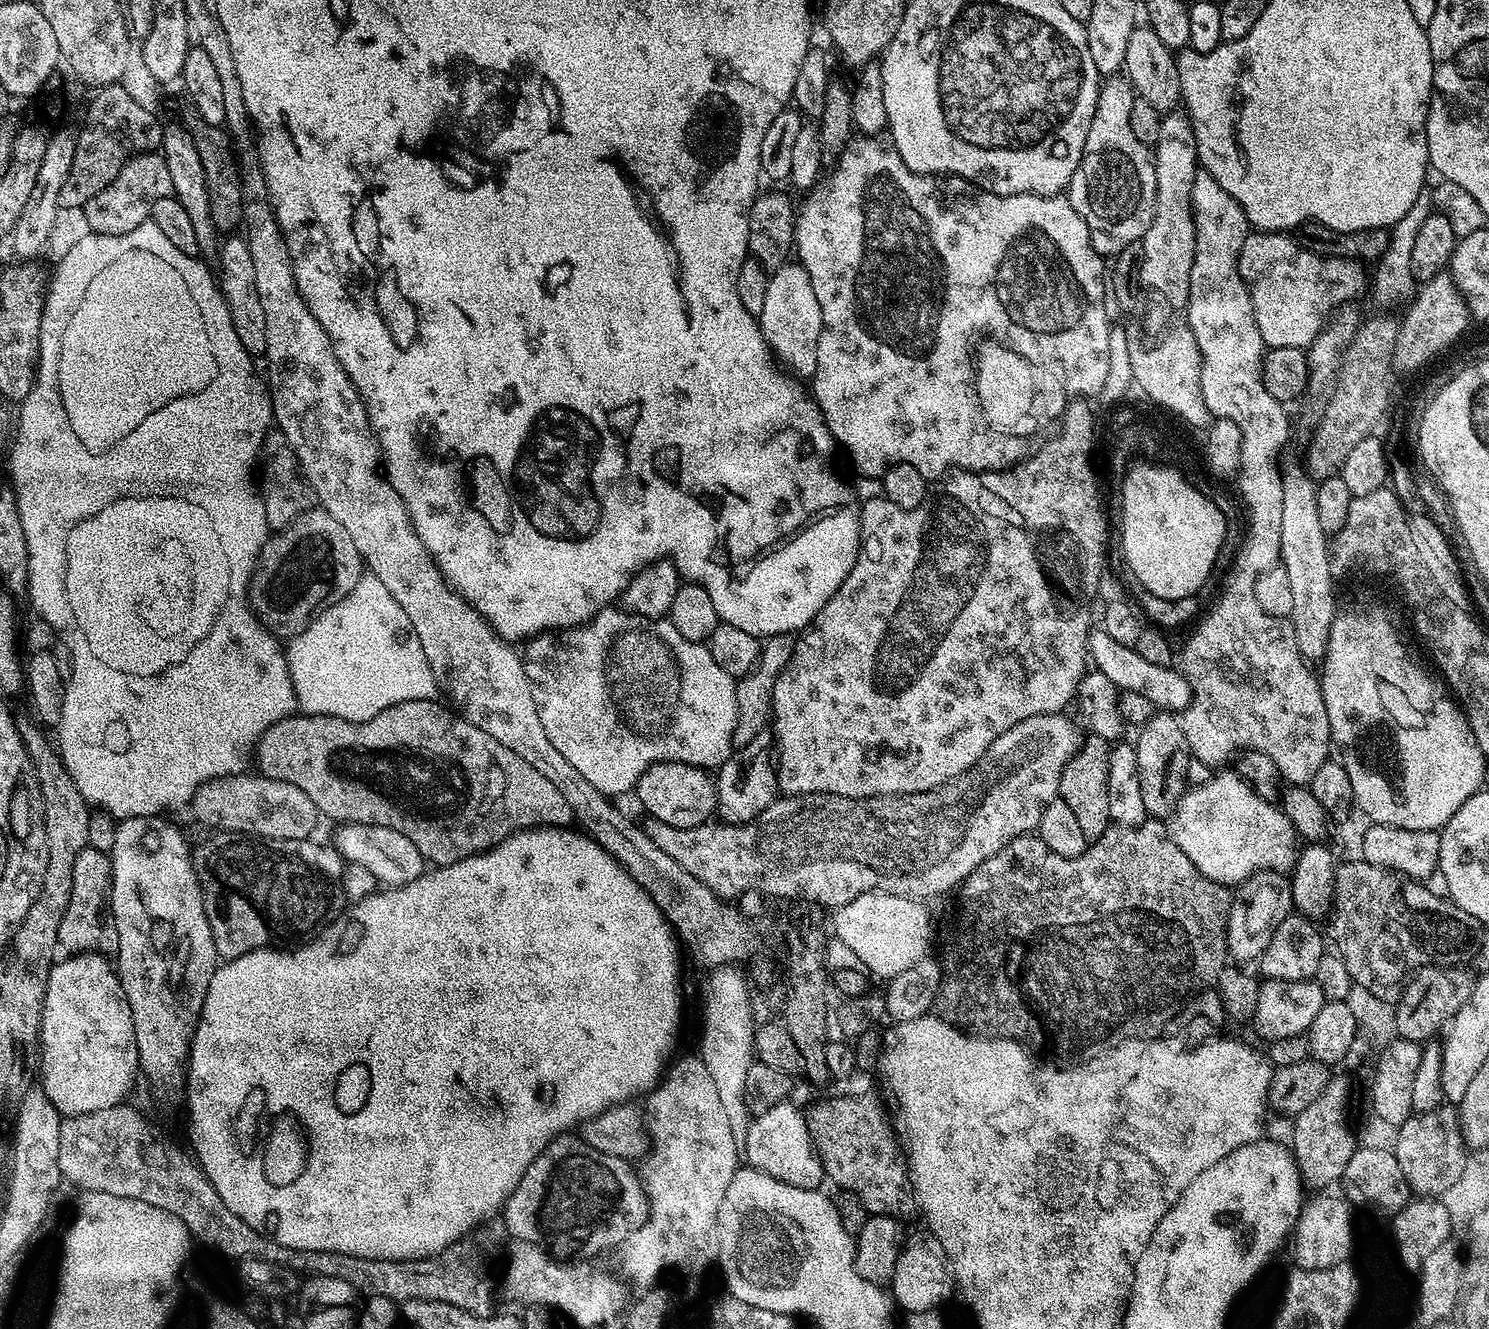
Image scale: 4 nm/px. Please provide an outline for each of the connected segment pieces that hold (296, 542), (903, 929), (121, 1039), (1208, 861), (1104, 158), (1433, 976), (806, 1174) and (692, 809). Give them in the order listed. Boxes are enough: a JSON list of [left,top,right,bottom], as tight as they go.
[[250,506,362,638],[834,893,930,980],[38,954,140,1117],[1170,770,1298,886],[1066,74,1156,258],[1394,966,1473,1042],[746,1102,825,1189],[634,764,718,830]]

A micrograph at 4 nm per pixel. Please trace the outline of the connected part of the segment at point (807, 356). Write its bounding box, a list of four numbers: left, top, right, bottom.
[758,262,824,377]

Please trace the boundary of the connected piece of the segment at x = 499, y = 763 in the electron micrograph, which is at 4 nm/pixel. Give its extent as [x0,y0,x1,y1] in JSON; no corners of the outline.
[255,700,574,866]

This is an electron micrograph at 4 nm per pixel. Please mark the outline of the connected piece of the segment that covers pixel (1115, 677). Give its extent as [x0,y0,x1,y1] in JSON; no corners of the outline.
[1088,627,1191,714]

